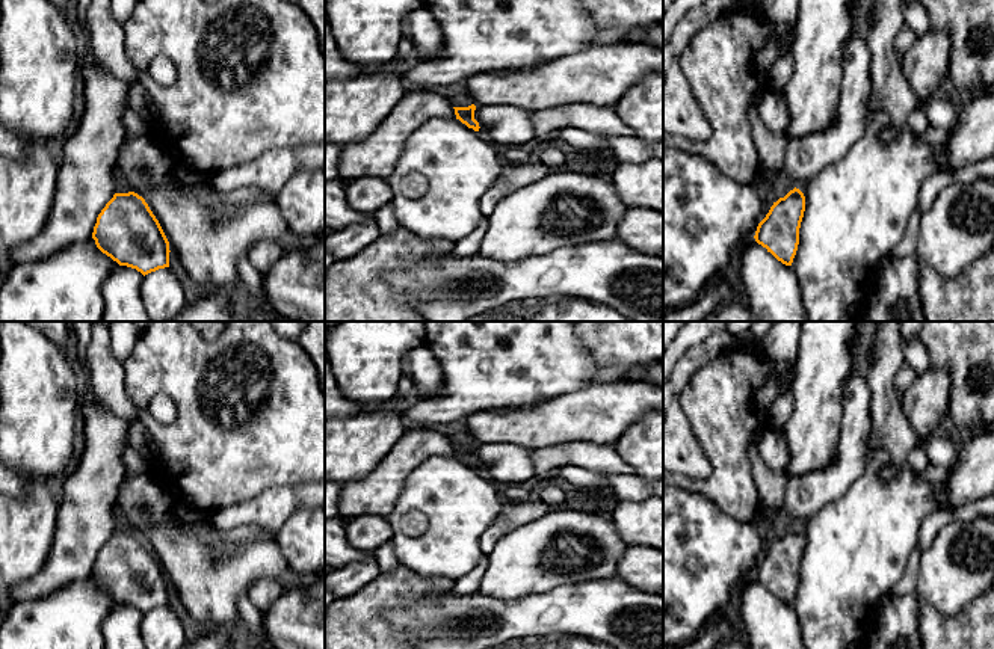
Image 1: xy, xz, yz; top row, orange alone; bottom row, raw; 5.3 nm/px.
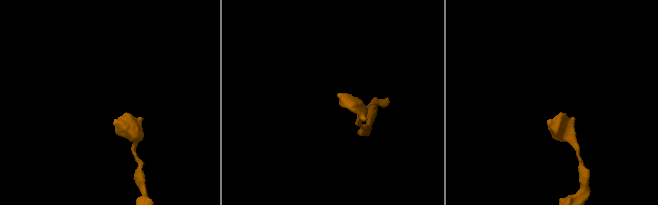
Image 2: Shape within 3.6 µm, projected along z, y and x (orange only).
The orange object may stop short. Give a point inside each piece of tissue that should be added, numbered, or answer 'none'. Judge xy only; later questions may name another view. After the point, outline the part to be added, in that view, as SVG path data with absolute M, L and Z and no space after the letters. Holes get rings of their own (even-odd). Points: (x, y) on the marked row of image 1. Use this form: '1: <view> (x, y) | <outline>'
none

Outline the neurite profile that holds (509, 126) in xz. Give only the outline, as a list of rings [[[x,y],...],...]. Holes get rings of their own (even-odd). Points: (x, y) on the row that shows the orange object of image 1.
[[[476,106],[479,133],[494,145],[520,146],[535,139],[532,110],[515,106]]]

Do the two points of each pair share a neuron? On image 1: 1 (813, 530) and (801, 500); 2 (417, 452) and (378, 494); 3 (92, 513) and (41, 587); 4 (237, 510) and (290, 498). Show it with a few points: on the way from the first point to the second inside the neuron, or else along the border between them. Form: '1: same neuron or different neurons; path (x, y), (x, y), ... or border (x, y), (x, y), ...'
1: different neurons; border (837, 498), (825, 503), (798, 525)
2: same neuron; path (407, 462), (385, 483)
3: same neuron; path (82, 532), (73, 556), (59, 569)
4: same neuron; path (251, 510), (271, 509), (277, 504)

